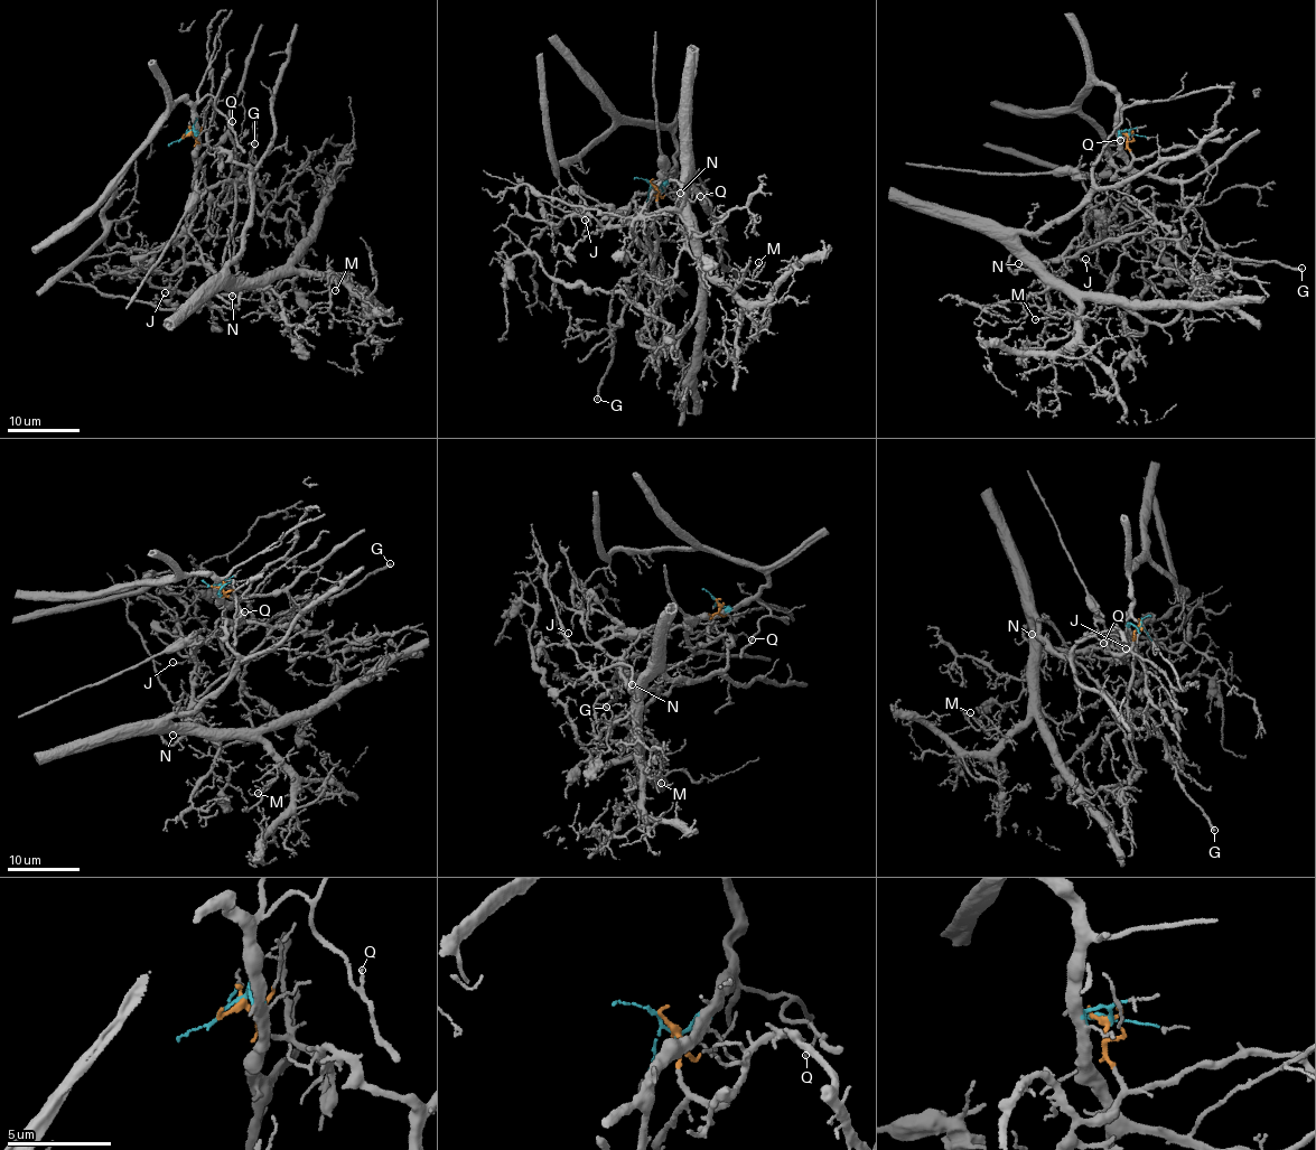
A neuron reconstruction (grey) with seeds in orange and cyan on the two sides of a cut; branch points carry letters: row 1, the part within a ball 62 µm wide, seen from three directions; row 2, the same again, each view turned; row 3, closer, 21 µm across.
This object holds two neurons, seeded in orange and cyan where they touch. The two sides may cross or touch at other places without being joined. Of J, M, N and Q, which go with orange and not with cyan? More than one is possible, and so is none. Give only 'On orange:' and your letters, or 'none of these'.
On orange: J, M, N

